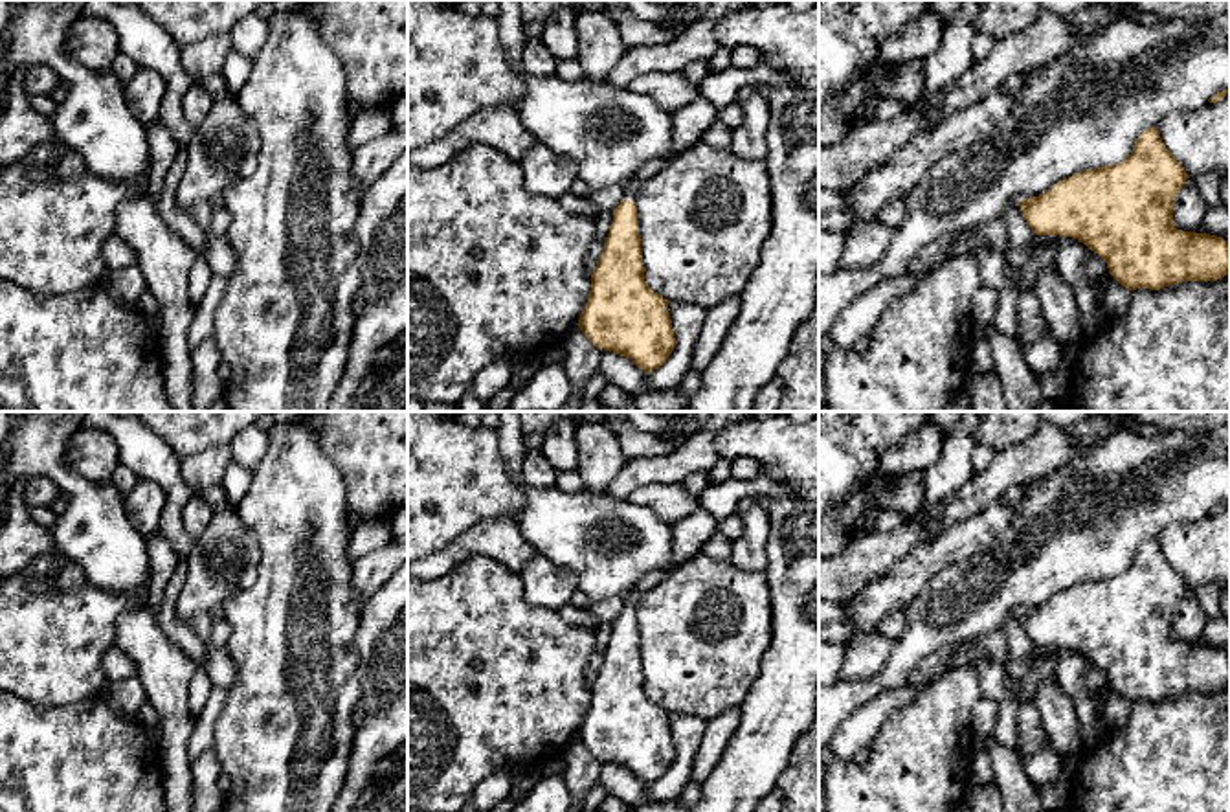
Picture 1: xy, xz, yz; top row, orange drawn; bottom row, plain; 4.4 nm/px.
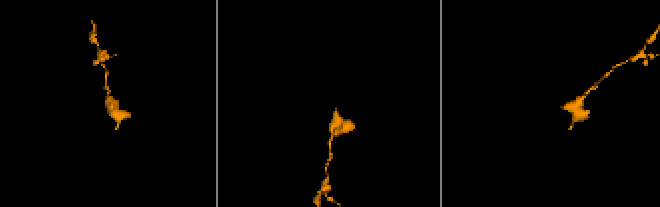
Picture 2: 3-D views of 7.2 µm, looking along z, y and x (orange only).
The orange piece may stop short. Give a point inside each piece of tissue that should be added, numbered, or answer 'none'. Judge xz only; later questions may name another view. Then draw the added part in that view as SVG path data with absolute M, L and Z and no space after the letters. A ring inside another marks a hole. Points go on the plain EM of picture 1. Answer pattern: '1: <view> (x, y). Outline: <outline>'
1: xz (632, 597). Outline: M632 588L630 592L622 593L621 599L624 603L624 610L628 610L630 614L635 614L635 608L637 608L641 597L643 595L635 588Z

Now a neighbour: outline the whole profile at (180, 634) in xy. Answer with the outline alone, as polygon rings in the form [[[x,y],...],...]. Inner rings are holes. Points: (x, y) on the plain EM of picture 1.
[[[182,558],[178,560],[176,570],[165,588],[158,619],[165,636],[202,667],[206,661],[206,647],[202,645],[200,637],[187,625],[180,623],[174,615],[174,606],[184,588],[185,575],[187,558]]]

